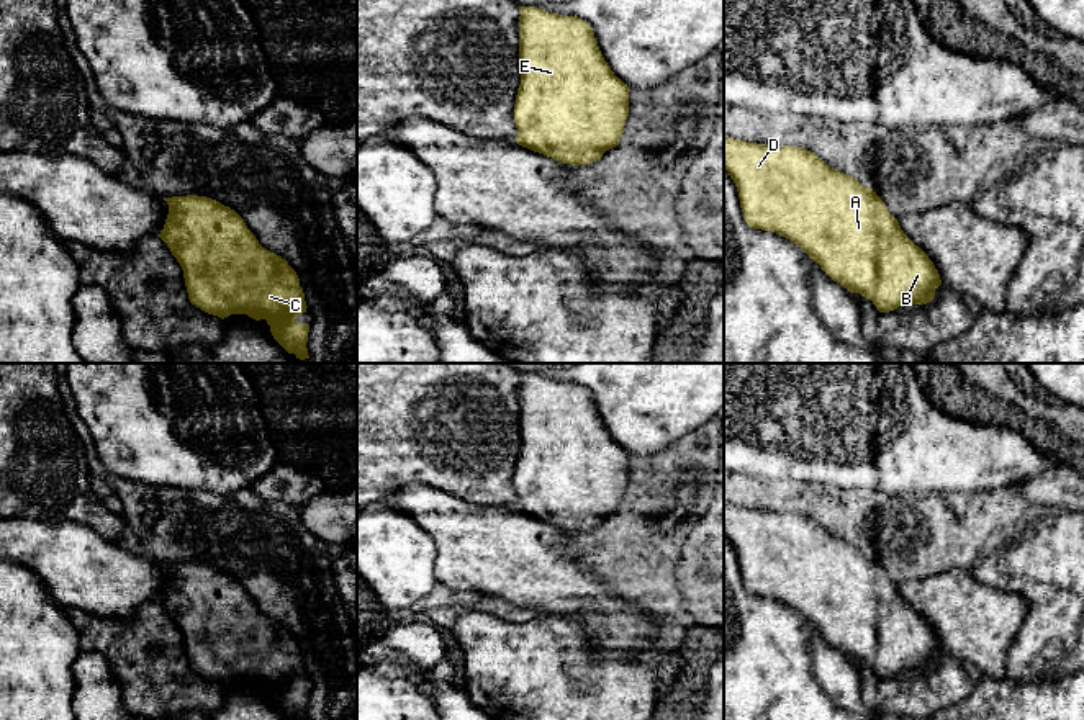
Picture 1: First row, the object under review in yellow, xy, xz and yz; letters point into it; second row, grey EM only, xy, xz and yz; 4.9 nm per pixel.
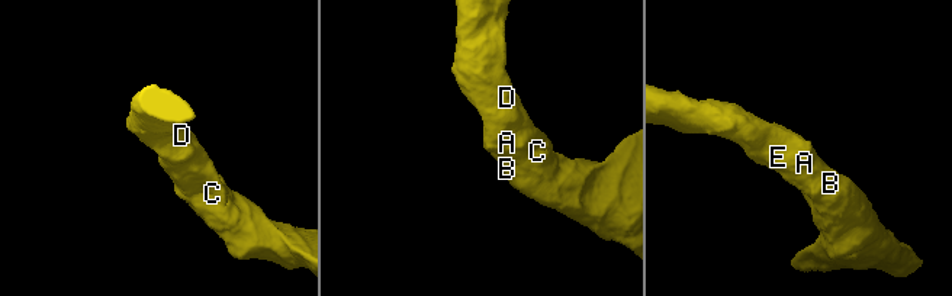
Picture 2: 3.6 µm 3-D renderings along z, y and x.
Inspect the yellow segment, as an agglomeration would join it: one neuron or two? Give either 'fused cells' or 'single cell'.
single cell

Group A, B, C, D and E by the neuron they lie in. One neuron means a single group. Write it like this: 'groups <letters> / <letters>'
groups A B C D E

